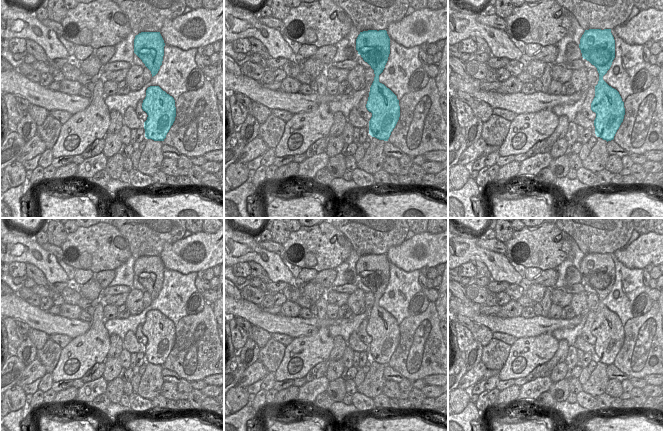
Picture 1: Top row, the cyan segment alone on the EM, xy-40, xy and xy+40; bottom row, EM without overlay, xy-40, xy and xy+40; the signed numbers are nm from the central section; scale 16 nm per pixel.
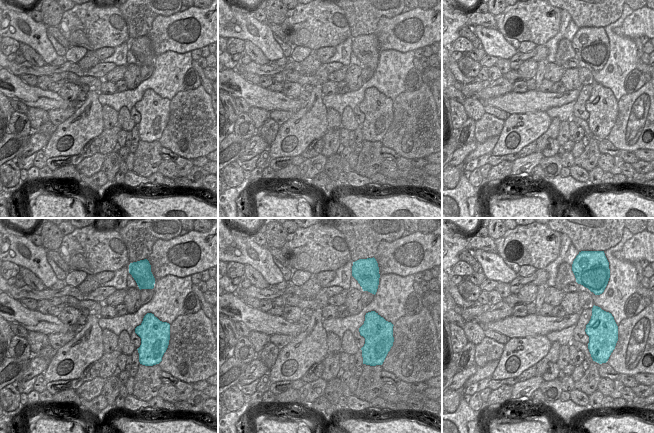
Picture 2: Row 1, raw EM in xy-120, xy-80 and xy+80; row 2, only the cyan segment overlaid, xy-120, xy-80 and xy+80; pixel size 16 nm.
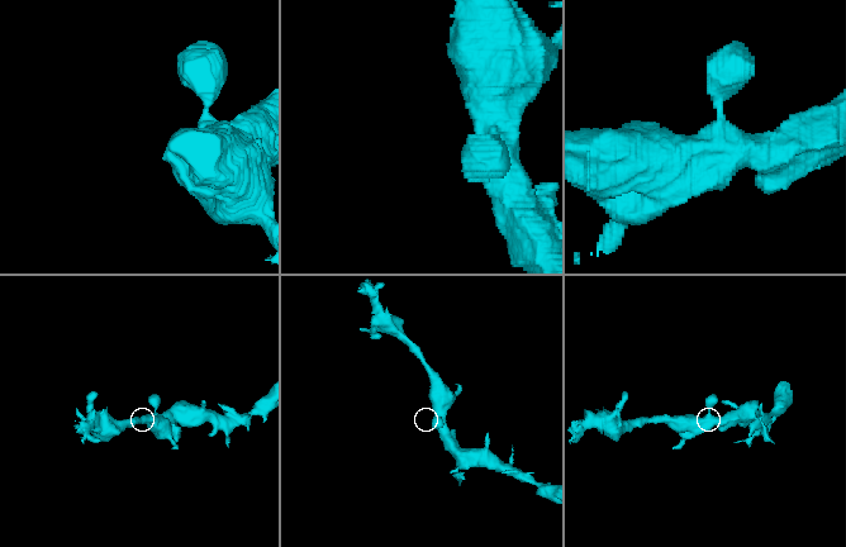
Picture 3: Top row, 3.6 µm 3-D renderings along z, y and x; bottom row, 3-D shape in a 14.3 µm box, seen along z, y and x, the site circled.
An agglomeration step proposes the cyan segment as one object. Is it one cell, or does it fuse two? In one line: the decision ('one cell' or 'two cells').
one cell

